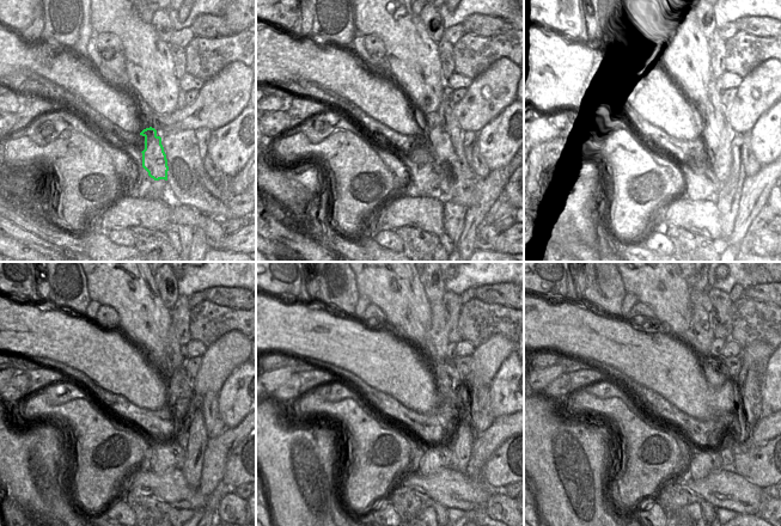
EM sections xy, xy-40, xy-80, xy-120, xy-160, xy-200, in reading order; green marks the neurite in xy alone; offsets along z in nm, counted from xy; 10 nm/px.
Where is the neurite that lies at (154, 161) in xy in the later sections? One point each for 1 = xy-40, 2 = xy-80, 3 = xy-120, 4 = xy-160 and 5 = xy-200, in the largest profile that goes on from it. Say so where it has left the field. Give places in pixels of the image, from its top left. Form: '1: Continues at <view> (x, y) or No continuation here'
1: Continues at xy-40 (421, 161)
2: Continues at xy-80 (697, 183)
3: Continues at xy-120 (164, 454)
4: Continues at xy-160 (433, 457)
5: Continues at xy-200 (701, 462).

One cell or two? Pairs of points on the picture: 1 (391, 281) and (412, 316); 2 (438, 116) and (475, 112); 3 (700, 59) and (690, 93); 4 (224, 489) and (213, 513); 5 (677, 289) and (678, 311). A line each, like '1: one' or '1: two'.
1: one
2: one
3: one
4: one
5: one

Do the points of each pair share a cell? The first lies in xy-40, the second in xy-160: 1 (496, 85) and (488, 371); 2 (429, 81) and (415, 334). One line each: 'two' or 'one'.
1: one
2: one

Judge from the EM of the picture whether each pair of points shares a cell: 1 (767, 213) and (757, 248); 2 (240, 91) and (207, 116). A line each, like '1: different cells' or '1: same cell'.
1: different cells
2: same cell

